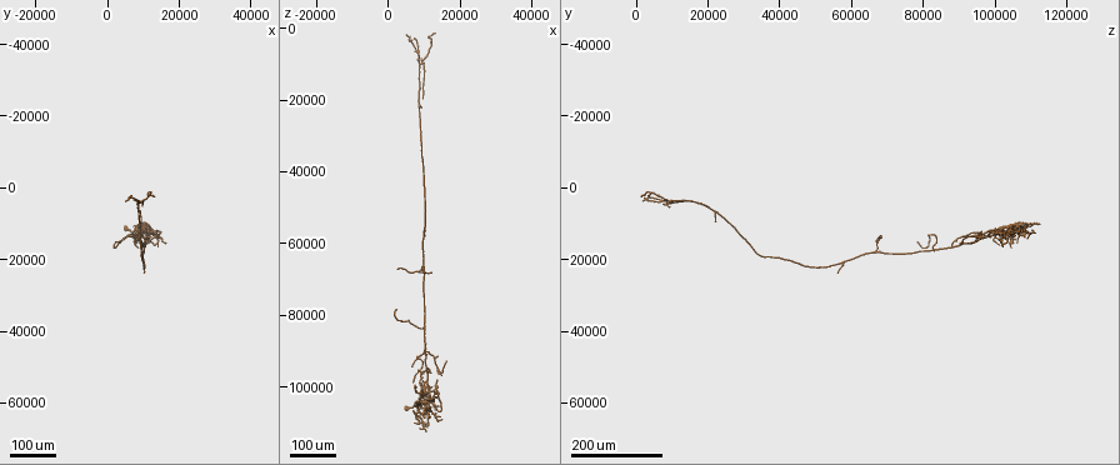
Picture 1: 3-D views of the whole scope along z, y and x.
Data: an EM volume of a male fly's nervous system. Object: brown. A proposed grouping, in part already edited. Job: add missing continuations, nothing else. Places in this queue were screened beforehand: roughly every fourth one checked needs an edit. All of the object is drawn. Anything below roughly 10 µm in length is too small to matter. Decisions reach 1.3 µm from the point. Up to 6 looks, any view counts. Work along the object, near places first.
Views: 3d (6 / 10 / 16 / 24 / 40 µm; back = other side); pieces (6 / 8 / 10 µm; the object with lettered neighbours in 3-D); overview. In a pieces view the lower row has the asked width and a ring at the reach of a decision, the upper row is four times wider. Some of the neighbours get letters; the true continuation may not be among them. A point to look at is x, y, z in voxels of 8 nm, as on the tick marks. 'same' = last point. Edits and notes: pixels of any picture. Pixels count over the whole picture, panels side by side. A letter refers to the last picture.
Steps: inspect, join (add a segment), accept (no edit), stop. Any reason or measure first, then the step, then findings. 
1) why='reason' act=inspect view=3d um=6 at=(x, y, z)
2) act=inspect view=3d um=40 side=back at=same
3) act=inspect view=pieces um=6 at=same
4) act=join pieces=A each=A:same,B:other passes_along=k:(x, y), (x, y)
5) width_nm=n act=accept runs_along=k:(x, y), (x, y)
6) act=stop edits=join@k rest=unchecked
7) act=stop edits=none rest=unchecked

act=inspect view=3d um=24 at=(9000, 5000, 9000)

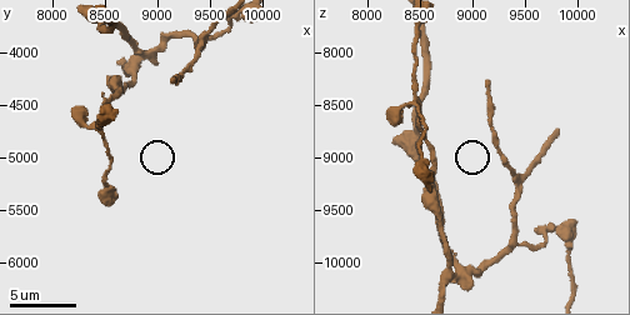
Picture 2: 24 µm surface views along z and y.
act=inspect view=pieces um=8 at=(9140, 4280, 8280)

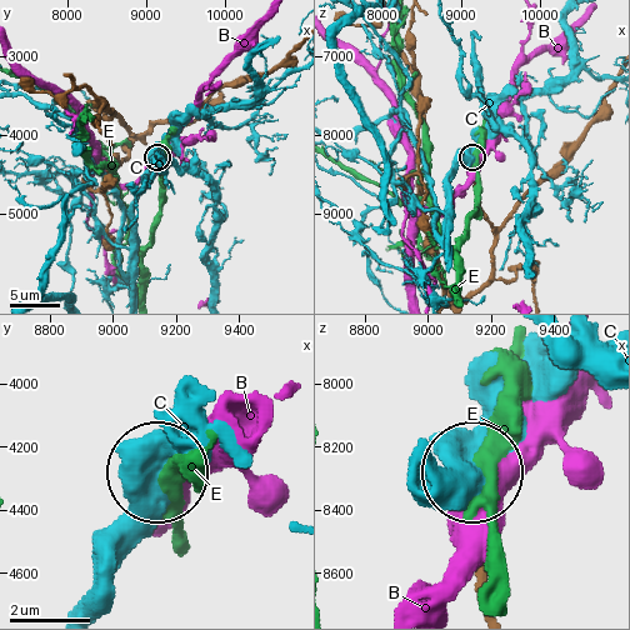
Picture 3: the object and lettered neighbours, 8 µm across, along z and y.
width_nm=290 act=accept each=B:other,C:other,E:other found='none of them fits'

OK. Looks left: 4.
why='branch stops here' act=inspect view=3d um=40 at=(8000, 4000, 6000)

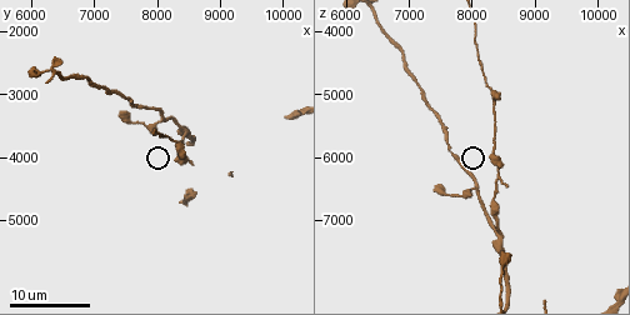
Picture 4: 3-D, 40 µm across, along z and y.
why='what lies round it' act=inspect view=pieces um=6 at=(8600, 4100, 6450)

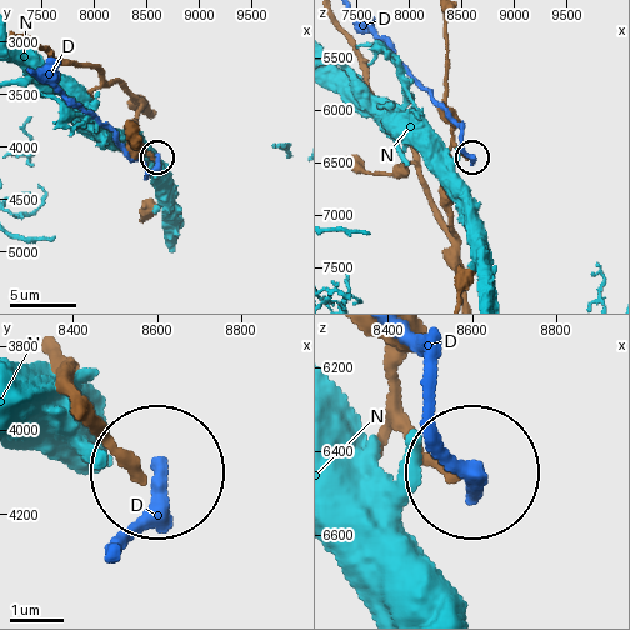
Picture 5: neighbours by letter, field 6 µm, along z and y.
act=accept each=D:other,N:other found='no lettered segment goes on from it'

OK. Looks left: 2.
why='branch stops here' act=inspect view=3d um=16 at=(7400, 3300, 6450)

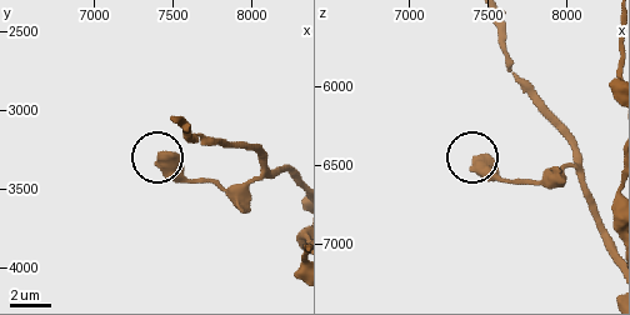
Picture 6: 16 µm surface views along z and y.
act=inspect view=pieces um=6 at=(7440, 3280, 6480)

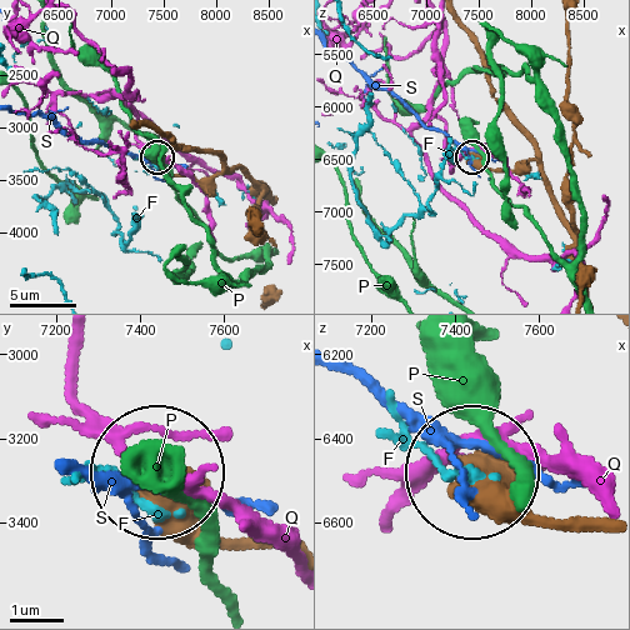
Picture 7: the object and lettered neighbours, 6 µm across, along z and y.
act=accept each=F:other,P:other,Q:other,S:other found='no lettered segment goes on from it'

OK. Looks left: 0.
act=stop edits=none rest=unchecked

